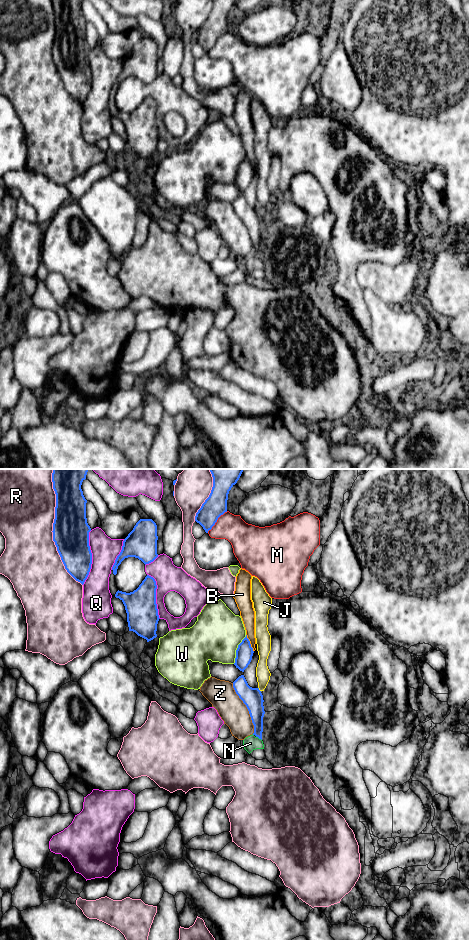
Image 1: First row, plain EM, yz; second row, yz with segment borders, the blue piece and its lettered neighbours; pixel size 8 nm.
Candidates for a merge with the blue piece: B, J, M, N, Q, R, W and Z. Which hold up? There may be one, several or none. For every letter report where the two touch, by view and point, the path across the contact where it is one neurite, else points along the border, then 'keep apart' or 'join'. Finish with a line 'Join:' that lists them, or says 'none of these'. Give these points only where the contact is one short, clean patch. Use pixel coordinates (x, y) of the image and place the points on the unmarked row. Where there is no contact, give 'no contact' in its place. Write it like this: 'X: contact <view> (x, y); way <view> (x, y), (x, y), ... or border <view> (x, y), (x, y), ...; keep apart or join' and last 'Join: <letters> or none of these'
B: contact yz (249, 163); keep apart
J: contact yz (258, 209); keep apart
M: contact yz (216, 41); keep apart
N: contact yz (259, 258); keep apart
Q: contact yz (91, 77); keep apart
R: contact yz (53, 53); keep apart
W: contact yz (237, 169); keep apart
Z: contact yz (247, 228); keep apart
Join: none of these

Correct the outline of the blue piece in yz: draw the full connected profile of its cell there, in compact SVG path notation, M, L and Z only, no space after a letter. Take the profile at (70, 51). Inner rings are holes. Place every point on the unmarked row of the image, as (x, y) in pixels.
M52 0L52 2L56 14L53 61L67 92L83 105L92 84L92 73L89 66L91 48L86 38L87 20L81 9L83 0Z

